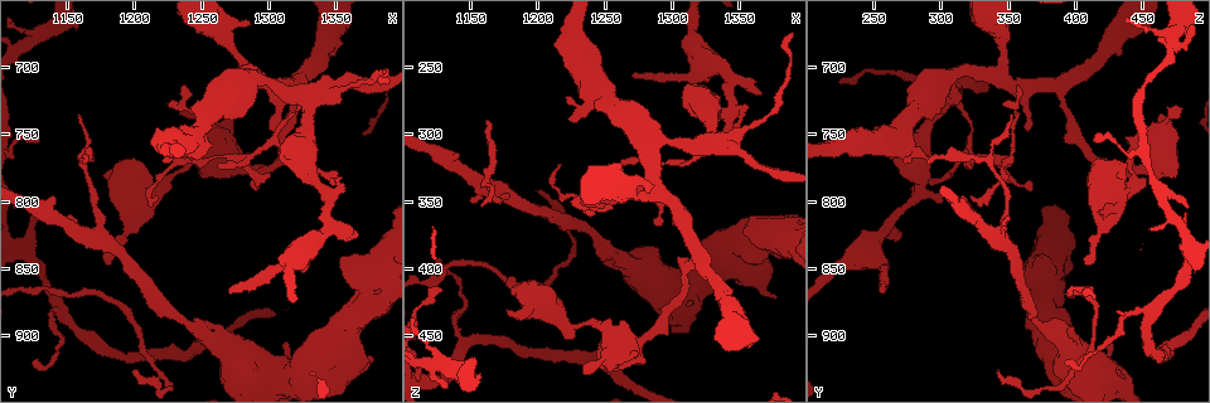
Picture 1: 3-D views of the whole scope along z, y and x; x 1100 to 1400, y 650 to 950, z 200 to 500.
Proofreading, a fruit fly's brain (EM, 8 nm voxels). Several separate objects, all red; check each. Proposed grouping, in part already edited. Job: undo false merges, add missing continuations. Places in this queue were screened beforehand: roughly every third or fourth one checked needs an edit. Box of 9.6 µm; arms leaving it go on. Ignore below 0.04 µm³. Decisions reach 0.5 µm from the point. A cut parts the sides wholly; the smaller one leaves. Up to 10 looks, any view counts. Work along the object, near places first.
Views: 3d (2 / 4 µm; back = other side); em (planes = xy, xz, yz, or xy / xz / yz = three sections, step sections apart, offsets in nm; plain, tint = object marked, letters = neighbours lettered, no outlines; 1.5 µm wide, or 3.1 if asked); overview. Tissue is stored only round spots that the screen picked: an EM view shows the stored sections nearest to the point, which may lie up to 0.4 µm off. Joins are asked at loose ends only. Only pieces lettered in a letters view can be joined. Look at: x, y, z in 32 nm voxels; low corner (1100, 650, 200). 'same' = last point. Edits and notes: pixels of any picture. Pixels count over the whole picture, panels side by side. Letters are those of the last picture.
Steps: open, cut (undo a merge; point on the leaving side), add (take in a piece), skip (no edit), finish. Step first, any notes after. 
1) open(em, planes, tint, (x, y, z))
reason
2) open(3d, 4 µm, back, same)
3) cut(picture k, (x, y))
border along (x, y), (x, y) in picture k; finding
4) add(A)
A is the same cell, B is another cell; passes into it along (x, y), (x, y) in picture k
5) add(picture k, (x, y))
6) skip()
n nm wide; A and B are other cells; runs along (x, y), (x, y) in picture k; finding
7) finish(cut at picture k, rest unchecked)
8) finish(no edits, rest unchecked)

open(em, yz, step 8, tint, (1264, 674, 342))
abrupt turn

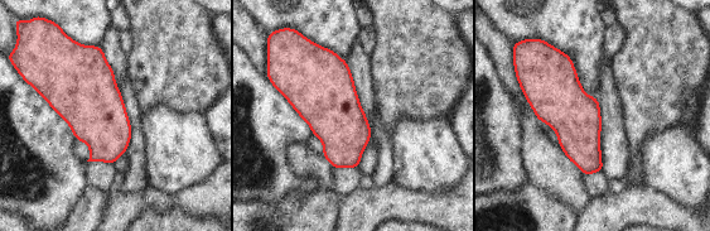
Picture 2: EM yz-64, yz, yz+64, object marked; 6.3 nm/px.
open(em, planes, letters, same)
another direction

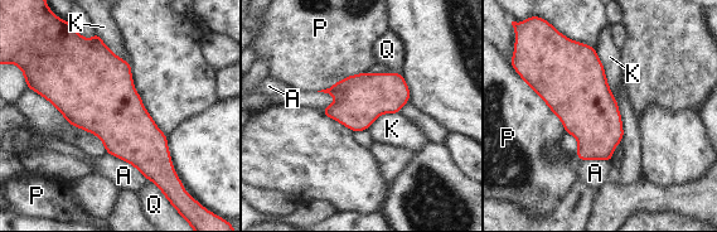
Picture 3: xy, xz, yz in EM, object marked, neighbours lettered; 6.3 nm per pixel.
skip()
A, K, P and Q are other cells; border along (509, 62), (558, 117), (566, 131) in picture 3; one cell here

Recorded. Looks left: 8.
open(em, xy, step 8, tint, (1128, 754, 418))
free end

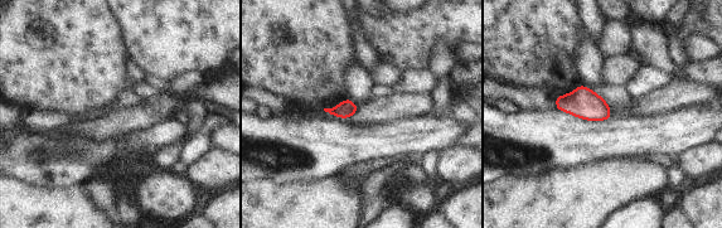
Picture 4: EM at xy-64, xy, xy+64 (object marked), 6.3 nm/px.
open(em, xy, step 8, letters, same)
what lies round it

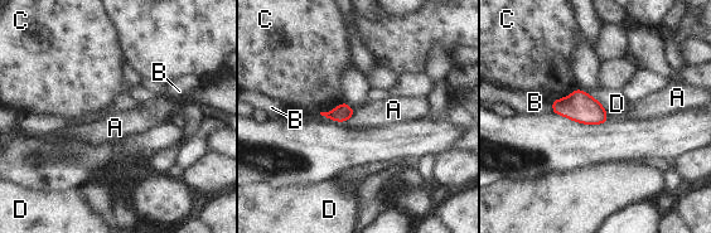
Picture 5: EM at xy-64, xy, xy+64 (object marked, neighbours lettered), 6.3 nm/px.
skip()
110 nm wide; A, B, C and D are other cells; border along (589, 95), (601, 105), (608, 119) in picture 5; none of them fits

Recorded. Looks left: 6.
open(3d, 4 µm, (1150, 814, 348))
stops while still wide

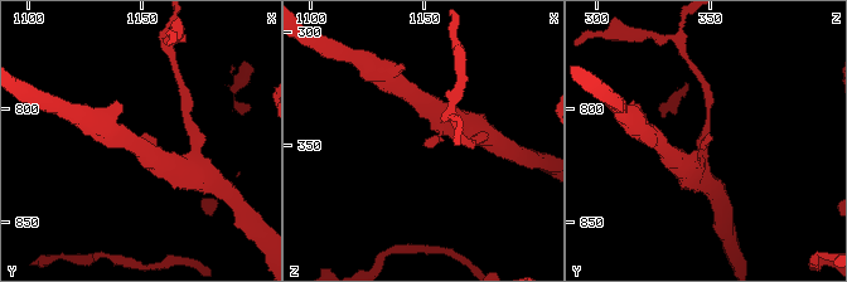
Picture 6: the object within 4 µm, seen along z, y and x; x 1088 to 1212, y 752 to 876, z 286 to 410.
open(em, planes, letters, (1151, 815, 350))
shape alone is not enough

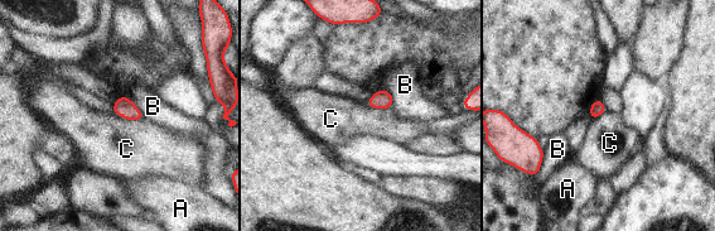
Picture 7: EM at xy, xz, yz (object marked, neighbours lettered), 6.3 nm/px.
skip()
C touches over 220 nm; A, B and C are other cells; border along (112, 112), (126, 119), (144, 118) in picture 7; no lettered piece goes on from it

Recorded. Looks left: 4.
open(em, planes, letters, (1364, 828, 272))
free end

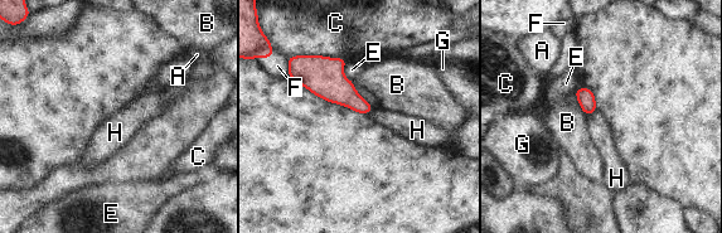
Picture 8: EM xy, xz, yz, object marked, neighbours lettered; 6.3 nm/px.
skip()
110 nm wide; A, B, C, E, F, G and H are other cells; border along (596, 111), (589, 116) in picture 8; no lettered piece goes on from it

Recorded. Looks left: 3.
finish(no edits, rest unchecked)

